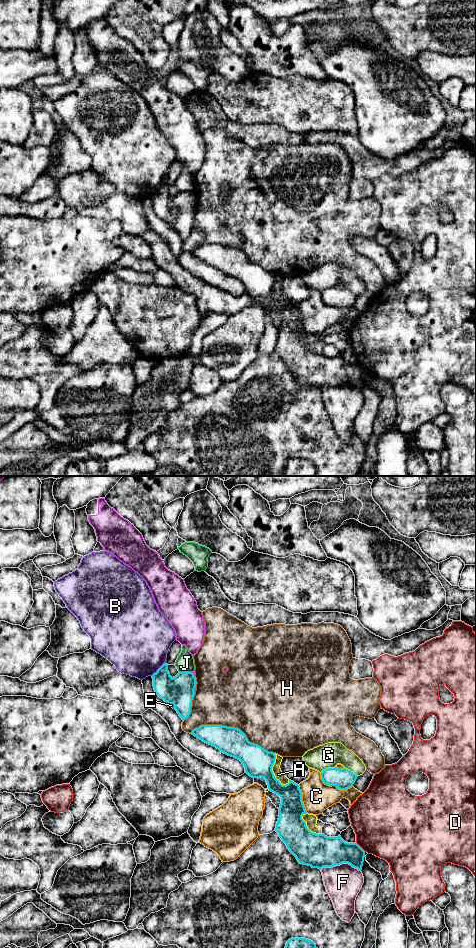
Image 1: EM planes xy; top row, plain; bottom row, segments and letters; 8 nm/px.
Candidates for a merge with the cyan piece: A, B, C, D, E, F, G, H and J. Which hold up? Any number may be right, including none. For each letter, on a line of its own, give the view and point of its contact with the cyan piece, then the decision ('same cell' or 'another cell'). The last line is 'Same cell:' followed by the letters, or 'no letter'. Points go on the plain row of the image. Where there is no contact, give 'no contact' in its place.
A: meets cyan in xy at (271, 290); another cell
B: meets cyan in xy at (158, 189); another cell
C: meets cyan in xy at (333, 304); another cell
D: meets cyan in xy at (359, 366); another cell
E: meets cyan in xy at (173, 224); another cell
F: meets cyan in xy at (340, 383); another cell
G: meets cyan in xy at (327, 288); another cell
H: meets cyan in xy at (233, 247); another cell
J: meets cyan in xy at (185, 192); another cell
Same cell: no letter

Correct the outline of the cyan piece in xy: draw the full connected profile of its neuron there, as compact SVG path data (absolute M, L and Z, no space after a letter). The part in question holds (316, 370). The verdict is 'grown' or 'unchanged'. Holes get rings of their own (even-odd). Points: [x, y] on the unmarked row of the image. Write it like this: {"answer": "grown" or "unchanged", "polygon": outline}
{"answer": "unchanged", "polygon": "M201 245L193 249L190 254L216 267L224 274L240 280L245 287L245 293L250 297L261 297L266 300L269 311L281 318L279 338L275 351L300 384L321 390L323 387L333 387L342 383L348 383L352 387L360 391L362 390L365 371L356 362L347 363L341 356L327 357L324 354L313 353L307 348L306 342L302 339L302 336L307 332L302 321L302 312L299 309L299 305L291 300L289 300L288 304L282 305L274 296L272 287L276 279L275 273L268 272L261 266L249 262L246 255L235 247Z"}

